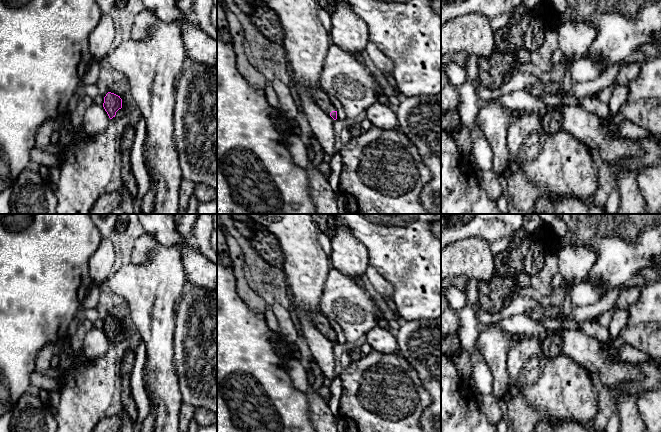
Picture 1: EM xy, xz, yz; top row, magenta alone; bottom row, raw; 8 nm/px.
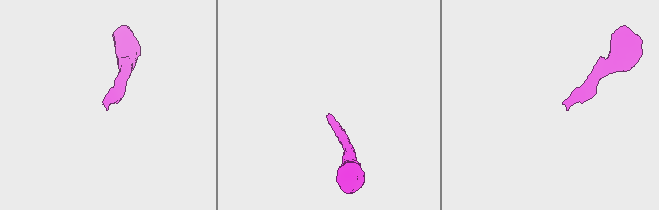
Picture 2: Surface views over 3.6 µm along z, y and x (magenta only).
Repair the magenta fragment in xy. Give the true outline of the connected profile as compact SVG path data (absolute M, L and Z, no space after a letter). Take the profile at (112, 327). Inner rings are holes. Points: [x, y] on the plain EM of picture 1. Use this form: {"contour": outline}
{"contour": "M108 316L104 321L103 331L107 336L109 342L112 343L113 341L115 341L116 336L122 332L122 323L120 322L120 320Z"}

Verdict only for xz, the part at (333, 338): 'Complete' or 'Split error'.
Split error

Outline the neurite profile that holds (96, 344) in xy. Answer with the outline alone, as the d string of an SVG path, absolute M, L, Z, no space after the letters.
M93 328L85 332L83 355L88 360L96 360L104 356L111 349L111 343L103 329Z

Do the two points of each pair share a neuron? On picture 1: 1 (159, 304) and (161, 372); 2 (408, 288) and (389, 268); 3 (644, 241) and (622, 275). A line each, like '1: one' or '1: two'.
1: one
2: one
3: one

